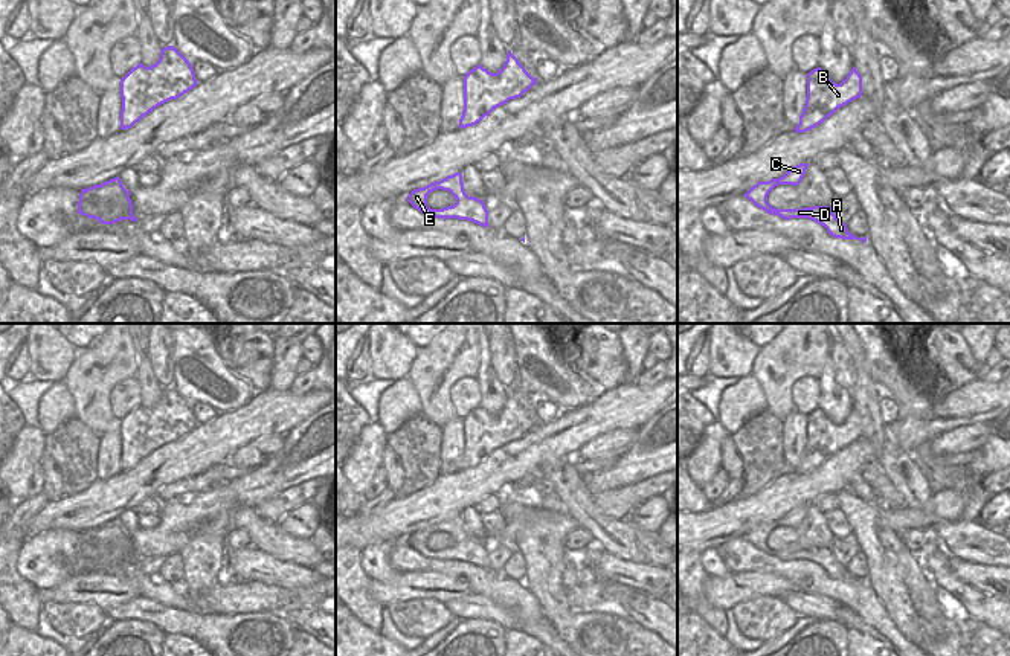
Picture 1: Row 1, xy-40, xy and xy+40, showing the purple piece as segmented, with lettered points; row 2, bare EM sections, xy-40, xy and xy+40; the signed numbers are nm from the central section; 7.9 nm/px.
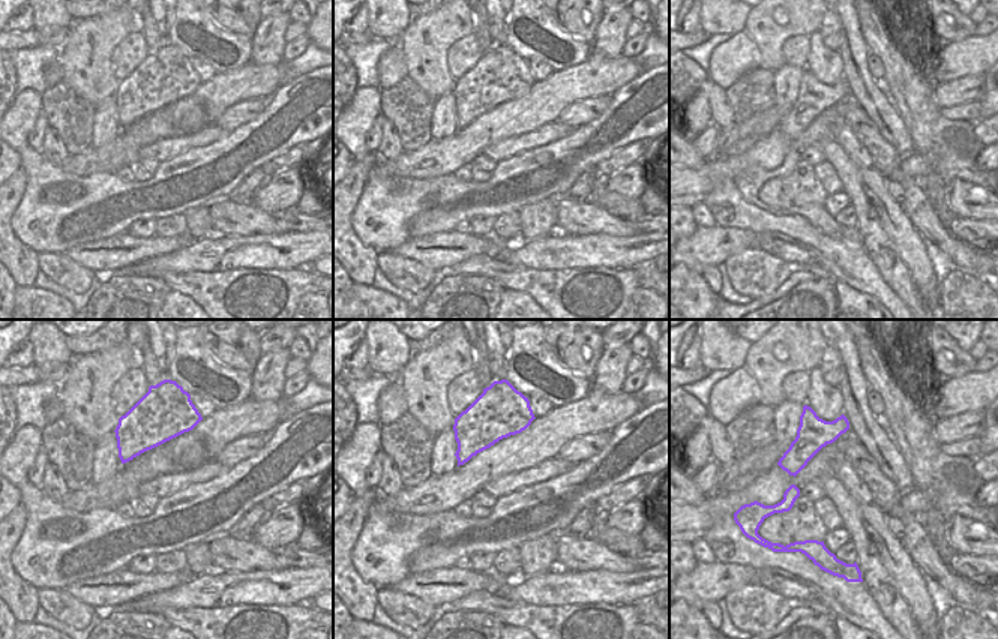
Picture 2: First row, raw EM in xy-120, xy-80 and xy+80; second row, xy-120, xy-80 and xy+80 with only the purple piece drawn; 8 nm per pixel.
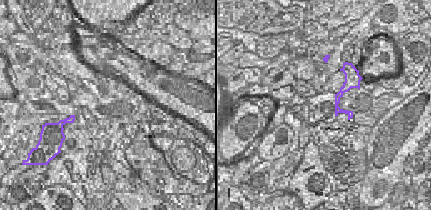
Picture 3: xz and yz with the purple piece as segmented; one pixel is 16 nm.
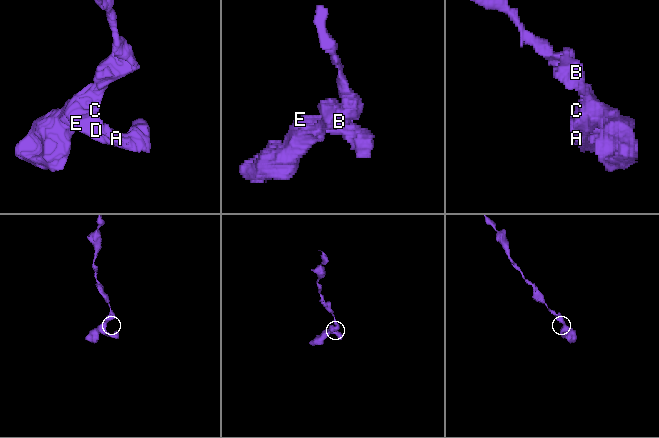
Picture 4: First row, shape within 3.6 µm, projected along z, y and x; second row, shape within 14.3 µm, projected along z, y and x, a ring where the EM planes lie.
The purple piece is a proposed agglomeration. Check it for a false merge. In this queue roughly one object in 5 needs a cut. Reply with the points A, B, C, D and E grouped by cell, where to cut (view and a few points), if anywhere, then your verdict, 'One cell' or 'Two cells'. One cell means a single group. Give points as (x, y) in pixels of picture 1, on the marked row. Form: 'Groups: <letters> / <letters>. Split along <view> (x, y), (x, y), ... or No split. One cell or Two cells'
Groups: A B C D E. No split. One cell

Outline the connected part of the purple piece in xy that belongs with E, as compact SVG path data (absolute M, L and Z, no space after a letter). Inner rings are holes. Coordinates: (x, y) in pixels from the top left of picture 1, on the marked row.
M455 172L445 178L430 183L424 188L413 189L407 195L407 201L424 215L435 218L458 218L473 221L479 226L488 227L488 211L484 200L468 197L464 191L462 174ZM436 189L449 191L456 203L442 209L430 209L427 206L427 195Z

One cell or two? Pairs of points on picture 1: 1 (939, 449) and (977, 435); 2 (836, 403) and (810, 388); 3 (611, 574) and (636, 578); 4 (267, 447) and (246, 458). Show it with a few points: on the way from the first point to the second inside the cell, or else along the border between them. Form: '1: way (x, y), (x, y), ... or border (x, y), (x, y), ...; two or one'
1: way (948, 444), (968, 438); one
2: border (820, 380), (820, 401), (817, 408); two
3: way (617, 574), (630, 574); one
4: way (263, 449), (250, 455); one

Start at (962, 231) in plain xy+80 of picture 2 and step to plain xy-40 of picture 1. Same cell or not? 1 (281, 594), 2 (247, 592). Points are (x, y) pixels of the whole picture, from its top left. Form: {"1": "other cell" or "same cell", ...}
{"1": "other cell", "2": "other cell"}

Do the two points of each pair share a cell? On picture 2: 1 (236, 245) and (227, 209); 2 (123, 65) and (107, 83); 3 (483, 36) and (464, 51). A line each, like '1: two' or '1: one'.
1: two
2: two
3: two

